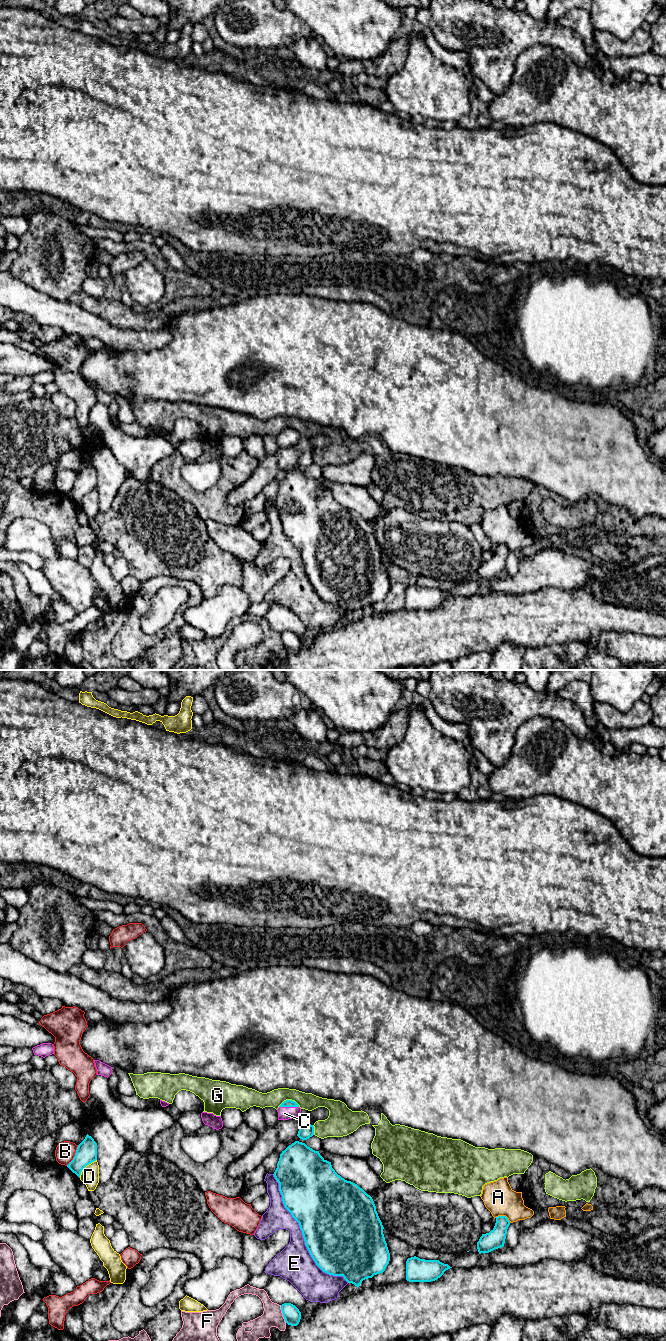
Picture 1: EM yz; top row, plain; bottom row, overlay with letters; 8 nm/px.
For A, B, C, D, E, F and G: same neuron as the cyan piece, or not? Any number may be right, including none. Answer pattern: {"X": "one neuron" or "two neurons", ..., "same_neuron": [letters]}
{"A": "two neurons", "B": "two neurons", "C": "one neuron", "D": "two neurons", "E": "two neurons", "F": "two neurons", "G": "two neurons", "same_neuron": ["C"]}

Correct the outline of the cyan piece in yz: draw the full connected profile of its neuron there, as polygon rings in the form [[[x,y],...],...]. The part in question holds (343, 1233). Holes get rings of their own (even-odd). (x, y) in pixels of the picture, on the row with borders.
[[[295,1141],[280,1154],[274,1177],[279,1183],[279,1191],[285,1208],[299,1223],[305,1245],[316,1265],[325,1273],[343,1276],[348,1283],[359,1287],[363,1280],[383,1273],[389,1264],[390,1253],[383,1234],[383,1225],[376,1206],[357,1184],[347,1181],[332,1168],[331,1162],[305,1143]]]

